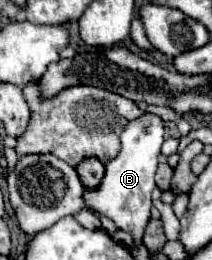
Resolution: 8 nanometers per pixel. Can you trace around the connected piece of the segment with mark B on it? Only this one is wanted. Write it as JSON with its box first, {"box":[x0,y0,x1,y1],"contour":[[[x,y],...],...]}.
{"box":[83,112,165,244],"contour":[[[145,112],[141,118],[129,122],[121,132],[121,152],[105,164],[105,178],[97,190],[83,190],[83,200],[89,212],[111,218],[119,230],[131,232],[135,244],[141,244],[145,226],[151,212],[151,192],[155,188],[155,170],[161,156],[161,144],[165,134],[165,122]]]}

